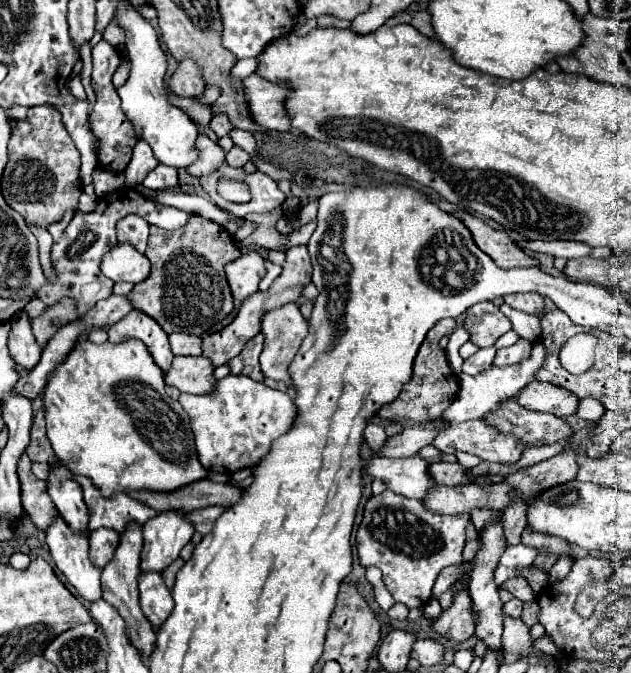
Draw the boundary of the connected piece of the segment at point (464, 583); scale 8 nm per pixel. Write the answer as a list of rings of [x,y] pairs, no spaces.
[[[463,573],[455,581],[455,599],[449,609],[445,609],[433,623],[433,629],[455,643],[469,639],[475,633],[475,615],[471,613],[471,597],[469,597],[469,575]]]

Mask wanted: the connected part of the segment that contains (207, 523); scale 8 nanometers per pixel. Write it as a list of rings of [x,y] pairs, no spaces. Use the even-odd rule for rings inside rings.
[[[211,505],[211,507],[205,507],[205,509],[199,509],[199,511],[191,511],[189,513],[189,519],[193,521],[195,529],[203,535],[207,535],[213,527],[215,527],[215,519],[219,515],[223,515],[223,511],[227,511],[229,507],[219,507],[219,505]]]

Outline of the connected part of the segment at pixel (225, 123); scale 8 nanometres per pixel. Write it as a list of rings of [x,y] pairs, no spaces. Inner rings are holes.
[[[213,115],[209,127],[217,133],[217,137],[225,137],[231,131],[231,123],[229,123],[227,115]]]

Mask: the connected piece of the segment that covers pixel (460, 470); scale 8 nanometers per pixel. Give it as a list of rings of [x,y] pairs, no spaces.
[[[445,461],[429,463],[429,477],[437,485],[463,485],[467,481],[465,467],[461,467],[459,463]]]

